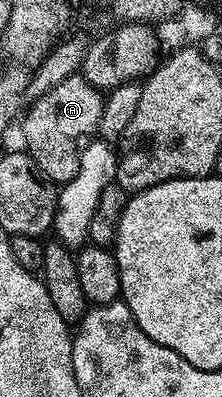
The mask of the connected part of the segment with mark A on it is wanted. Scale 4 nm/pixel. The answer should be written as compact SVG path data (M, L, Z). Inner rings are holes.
M75 74L52 86L52 90L31 103L34 104L31 108L29 105L25 109L20 120L22 136L26 139L25 151L55 185L61 186L76 178L76 170L80 170L78 159L83 147L97 133L103 99L103 93L92 87L85 76Z

